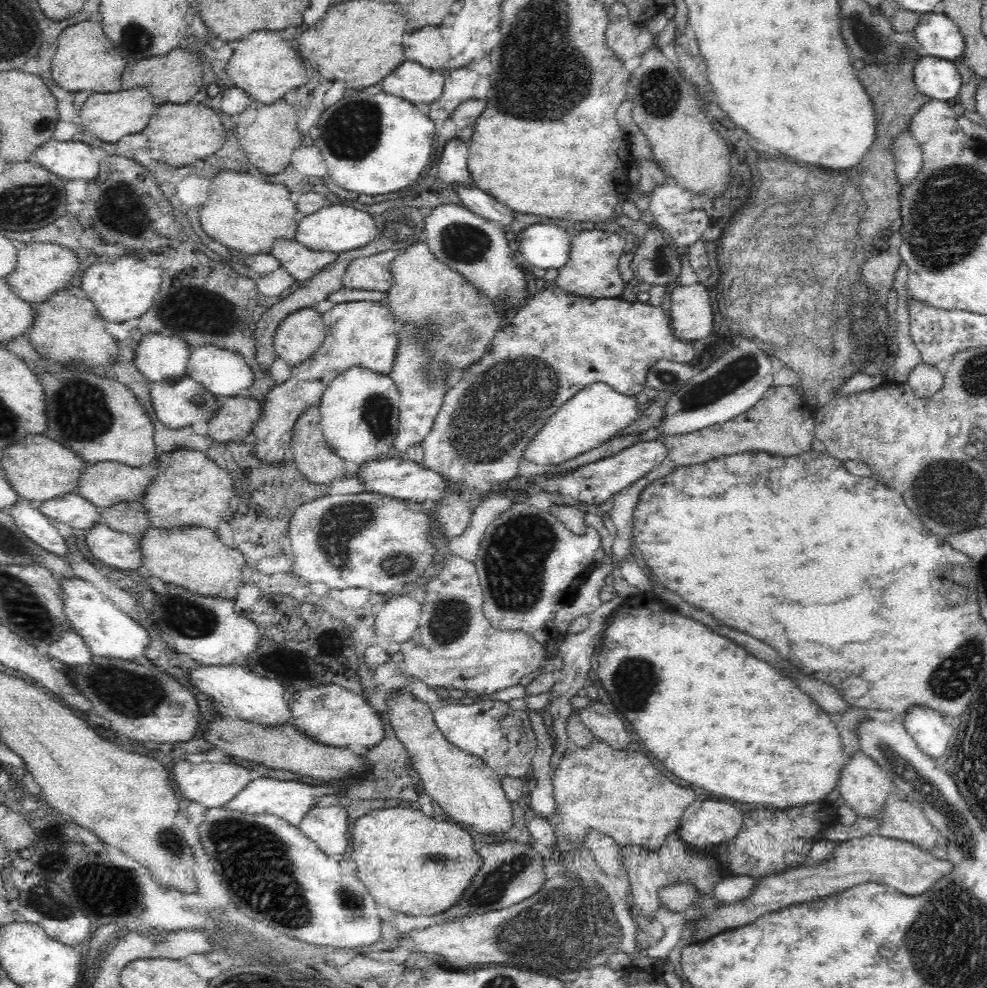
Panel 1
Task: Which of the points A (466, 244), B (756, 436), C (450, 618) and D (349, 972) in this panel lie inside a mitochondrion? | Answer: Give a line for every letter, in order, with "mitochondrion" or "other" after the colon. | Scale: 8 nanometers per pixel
A: mitochondrion
B: other
C: mitochondrion
D: other

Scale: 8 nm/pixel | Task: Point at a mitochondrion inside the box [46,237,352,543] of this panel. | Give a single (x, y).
(98, 419)

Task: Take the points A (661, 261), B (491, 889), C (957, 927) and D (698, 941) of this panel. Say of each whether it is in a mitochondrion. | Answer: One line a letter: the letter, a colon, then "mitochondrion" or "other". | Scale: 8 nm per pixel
A: mitochondrion
B: mitochondrion
C: mitochondrion
D: other

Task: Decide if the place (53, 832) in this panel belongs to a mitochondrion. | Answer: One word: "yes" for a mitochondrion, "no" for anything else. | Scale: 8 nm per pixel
no

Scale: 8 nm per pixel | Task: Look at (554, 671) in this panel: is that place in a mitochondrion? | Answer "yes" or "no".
no

